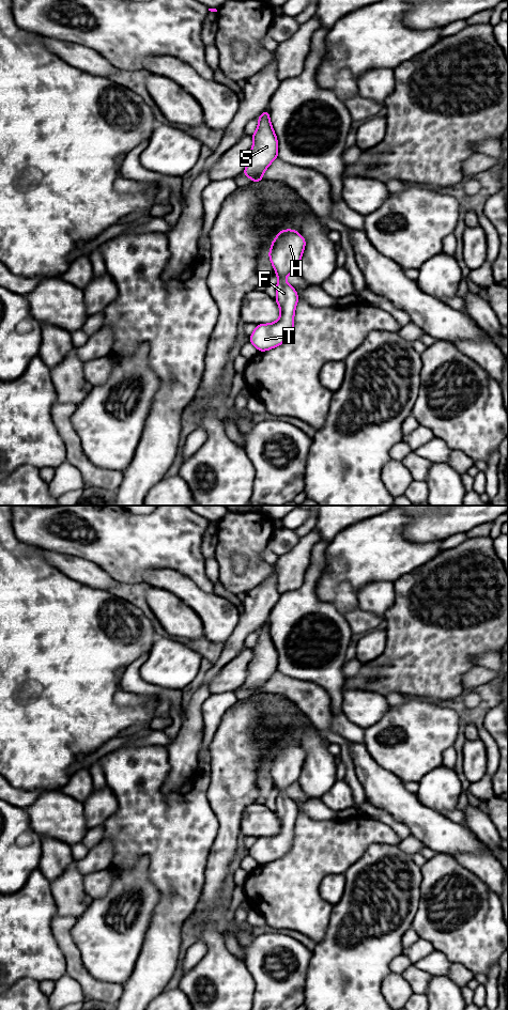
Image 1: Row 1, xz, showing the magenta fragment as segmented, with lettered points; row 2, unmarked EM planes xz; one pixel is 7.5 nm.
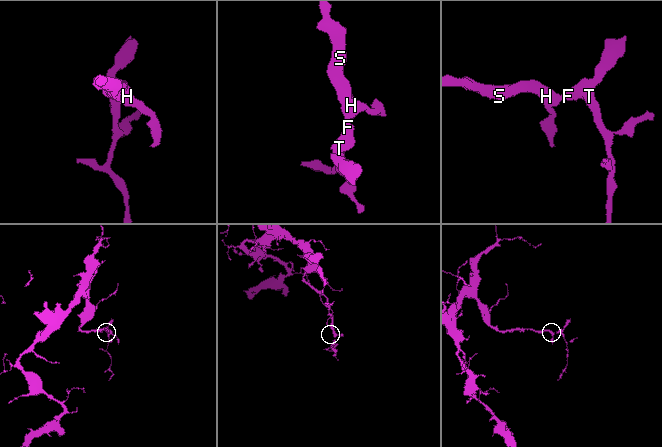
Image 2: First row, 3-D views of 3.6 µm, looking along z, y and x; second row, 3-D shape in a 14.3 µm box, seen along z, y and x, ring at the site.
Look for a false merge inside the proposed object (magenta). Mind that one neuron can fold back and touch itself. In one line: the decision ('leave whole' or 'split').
leave whole

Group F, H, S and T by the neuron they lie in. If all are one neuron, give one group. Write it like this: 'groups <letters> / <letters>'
groups F H S T

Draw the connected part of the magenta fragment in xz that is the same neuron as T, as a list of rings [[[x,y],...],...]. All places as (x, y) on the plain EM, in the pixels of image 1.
[[[286,742],[278,745],[270,759],[270,774],[279,792],[276,797],[275,814],[279,819],[280,829],[274,836],[257,838],[250,848],[248,855],[255,858],[260,866],[281,858],[293,845],[298,807],[284,792],[298,781],[306,752],[298,744]]]

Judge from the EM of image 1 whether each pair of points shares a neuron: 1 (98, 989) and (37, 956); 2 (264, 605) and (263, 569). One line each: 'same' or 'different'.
1: different
2: different

